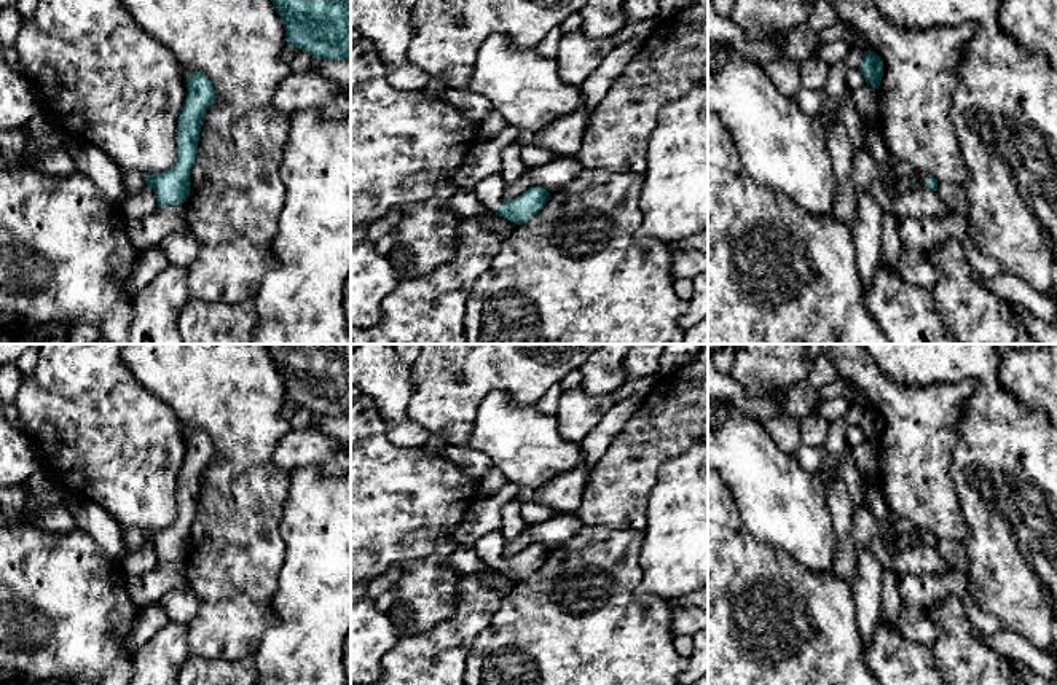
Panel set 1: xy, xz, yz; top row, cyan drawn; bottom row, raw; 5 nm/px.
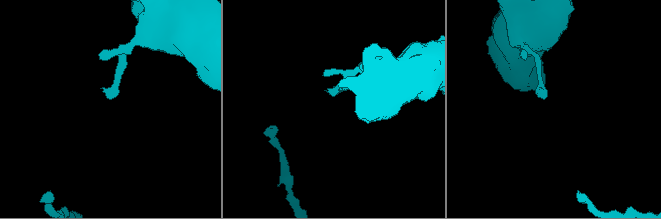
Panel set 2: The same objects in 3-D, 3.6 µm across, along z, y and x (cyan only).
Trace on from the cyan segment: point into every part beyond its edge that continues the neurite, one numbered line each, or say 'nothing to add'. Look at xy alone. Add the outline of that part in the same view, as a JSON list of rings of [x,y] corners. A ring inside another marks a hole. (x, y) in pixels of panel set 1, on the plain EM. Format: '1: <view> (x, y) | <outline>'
1: xy (134, 537) | [[[128,527],[123,529],[123,538],[124,538],[124,553],[116,561],[116,564],[121,567],[121,564],[132,556],[139,548],[142,548],[147,543],[145,530],[139,527]]]

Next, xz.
1: xz (490, 548) | [[[494,530],[480,537],[475,542],[473,550],[483,562],[496,570],[504,559],[504,543],[505,538],[501,530]]]

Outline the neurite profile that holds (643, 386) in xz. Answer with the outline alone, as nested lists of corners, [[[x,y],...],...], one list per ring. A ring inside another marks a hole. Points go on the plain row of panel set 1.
[[[658,376],[641,378],[635,381],[627,381],[615,390],[614,405],[628,398],[633,393],[647,395],[658,382]]]

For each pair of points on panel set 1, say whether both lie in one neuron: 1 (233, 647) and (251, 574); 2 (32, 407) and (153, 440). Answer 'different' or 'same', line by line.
1: same
2: same

